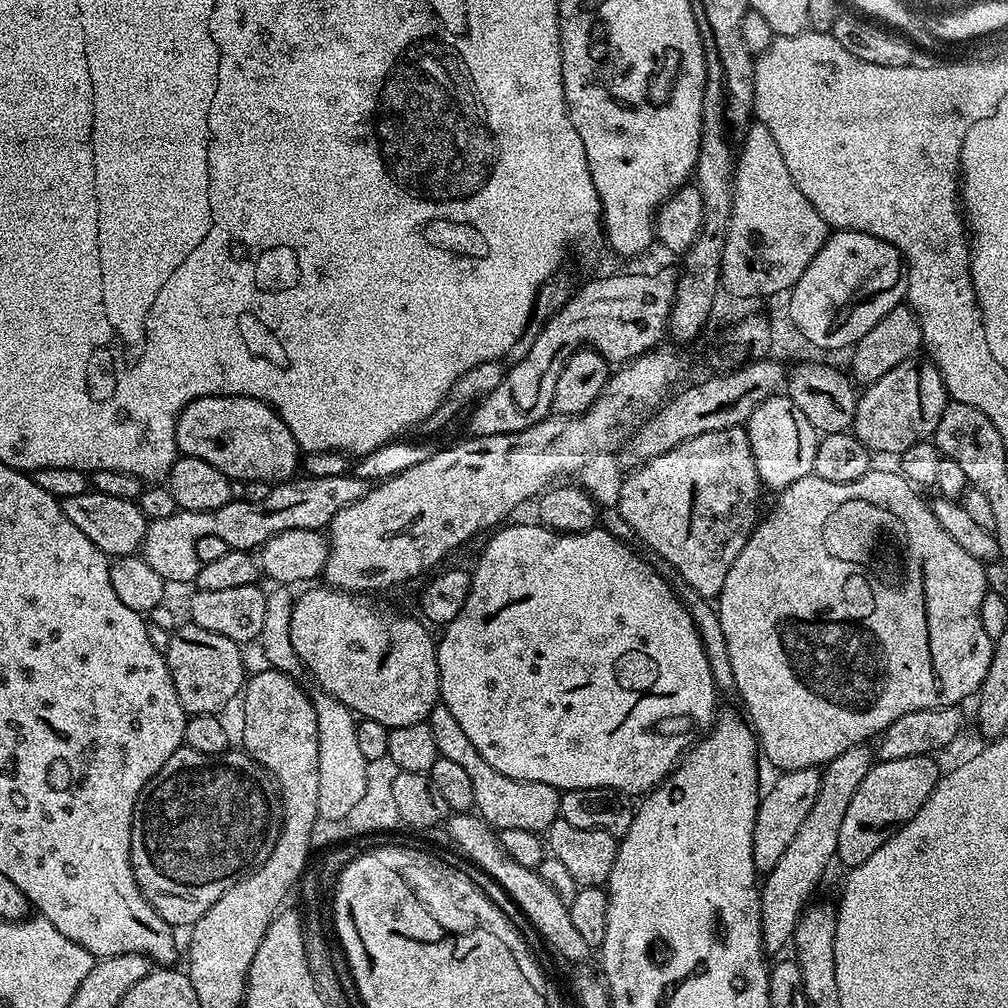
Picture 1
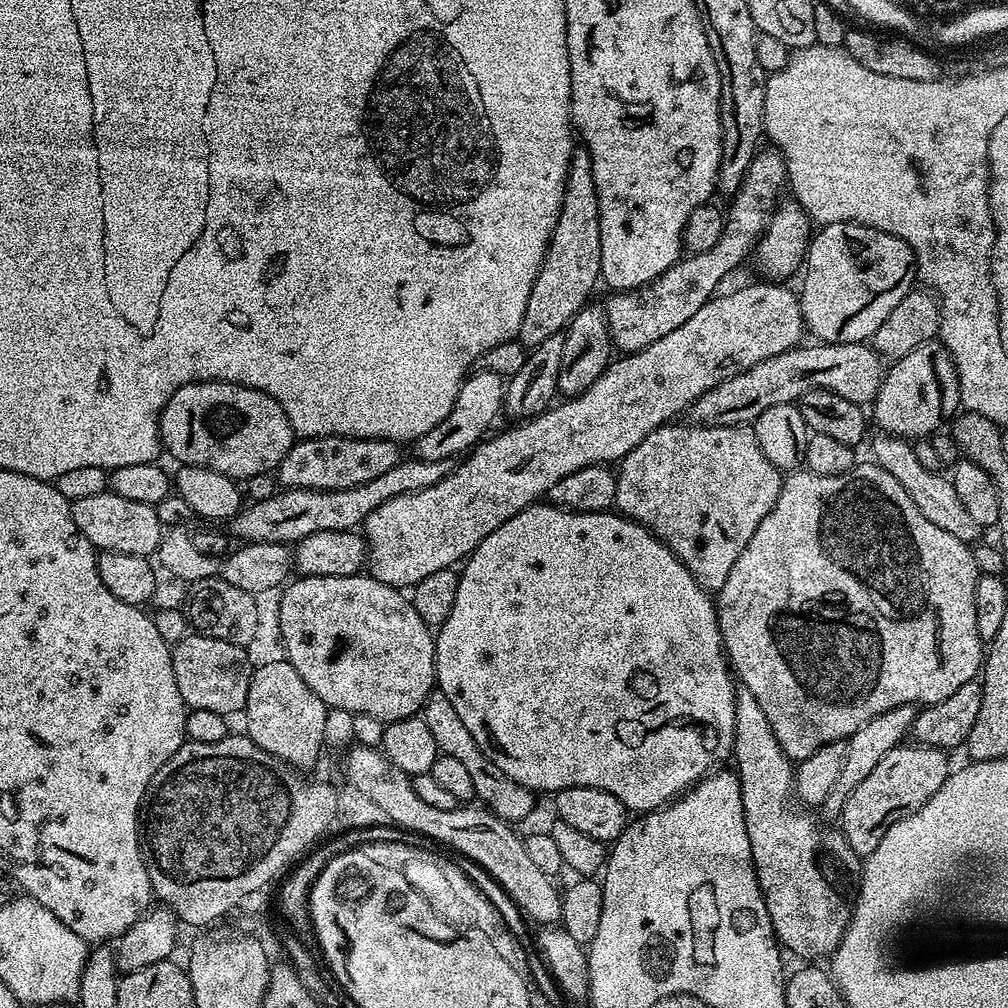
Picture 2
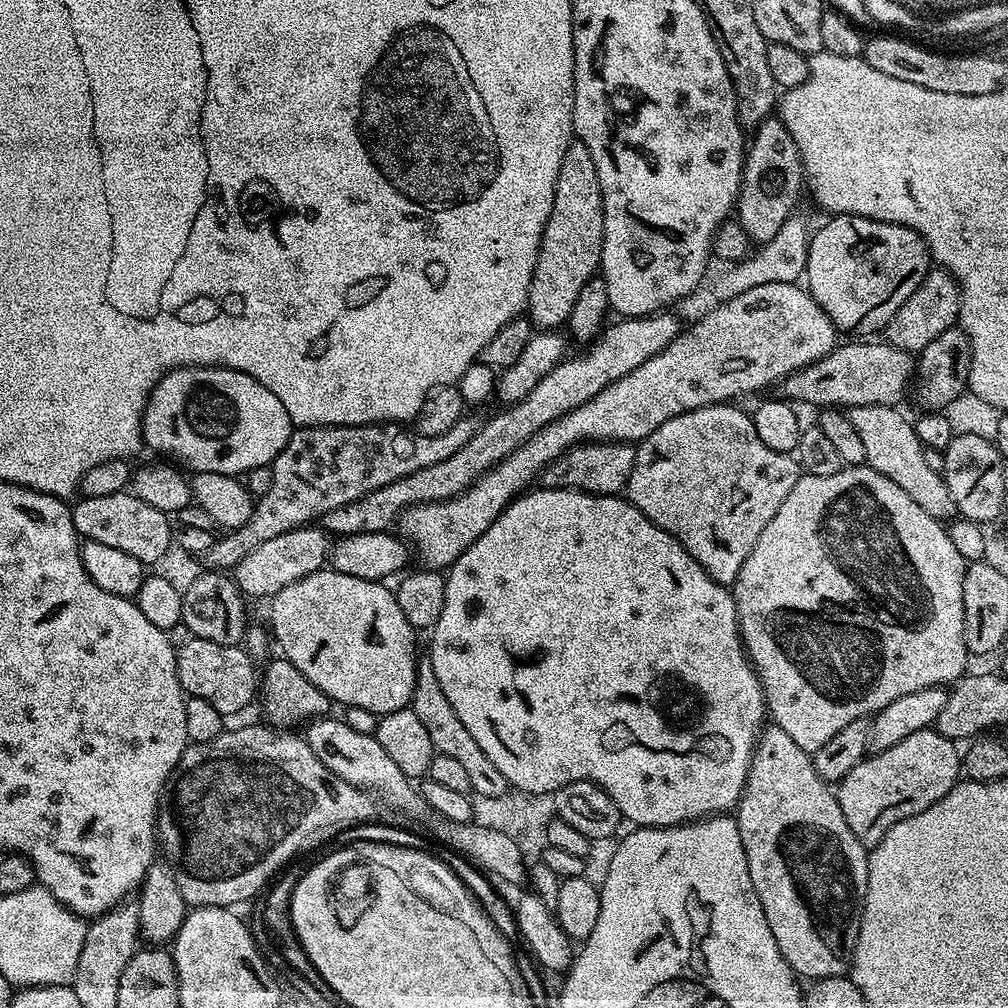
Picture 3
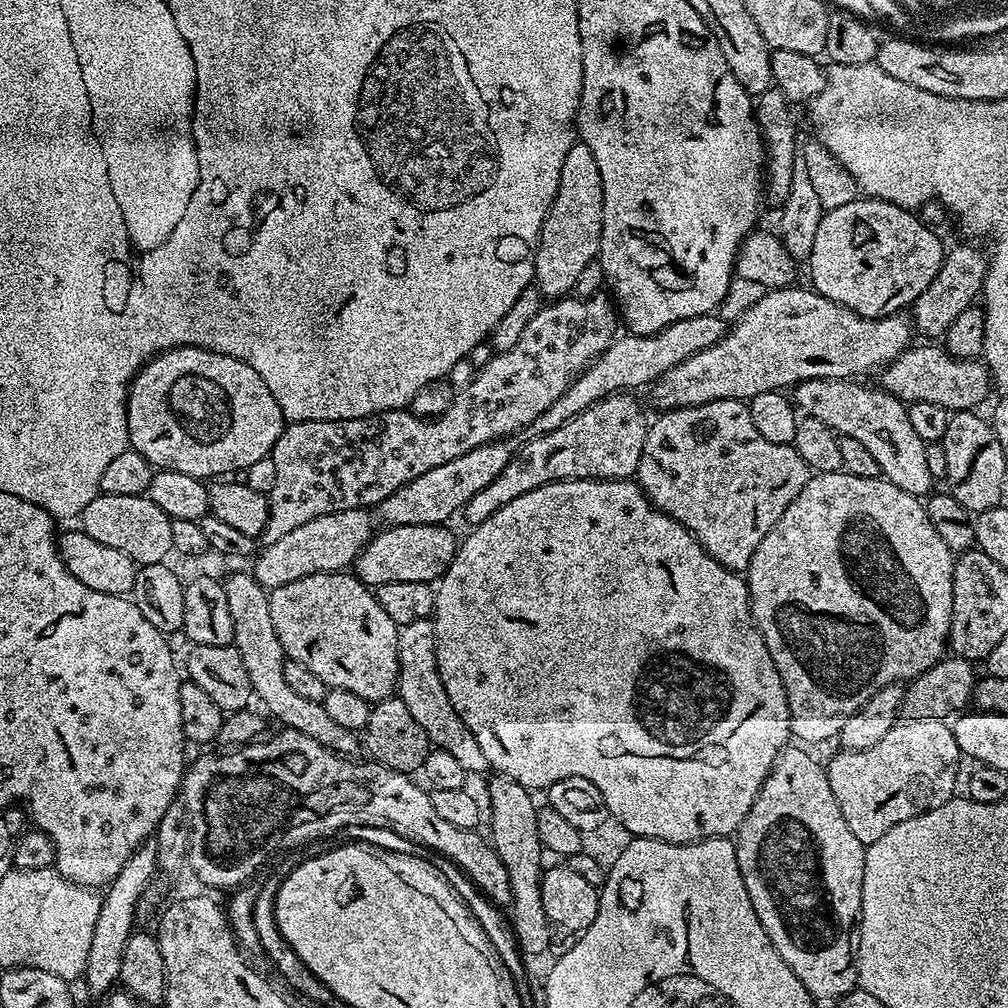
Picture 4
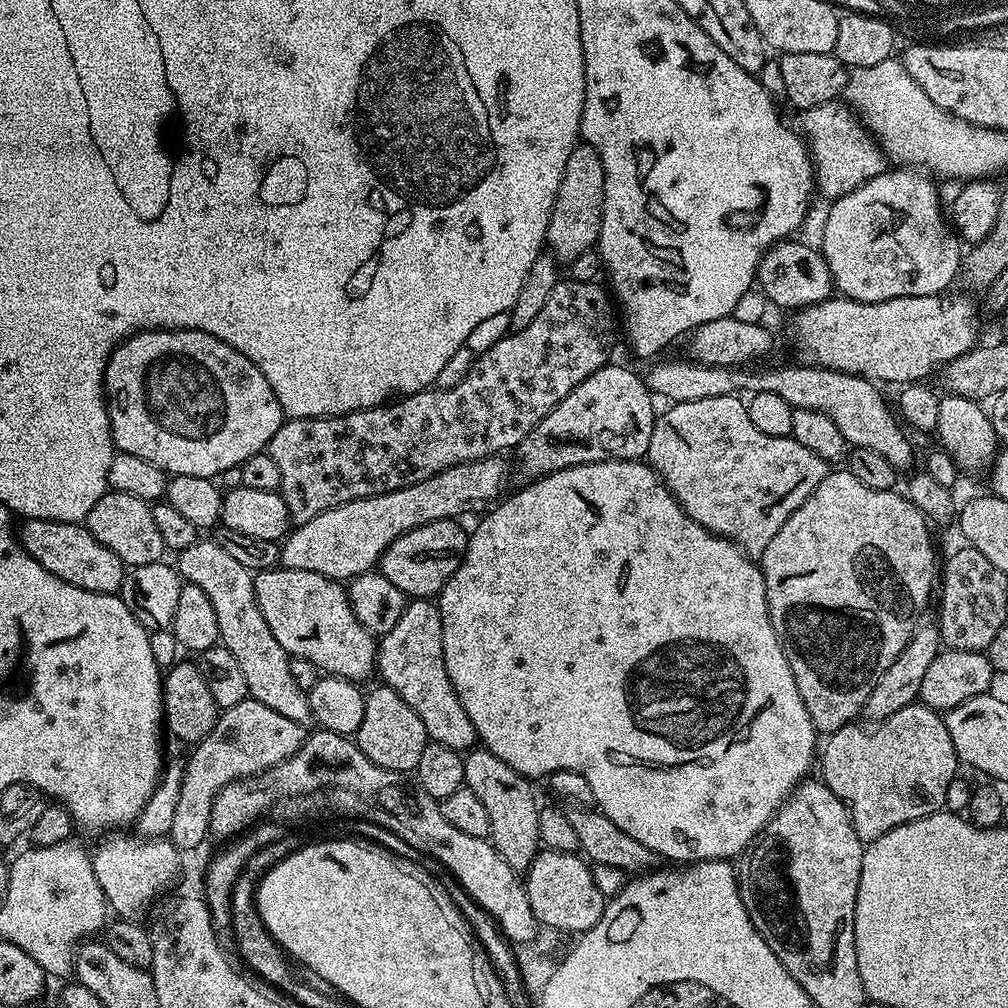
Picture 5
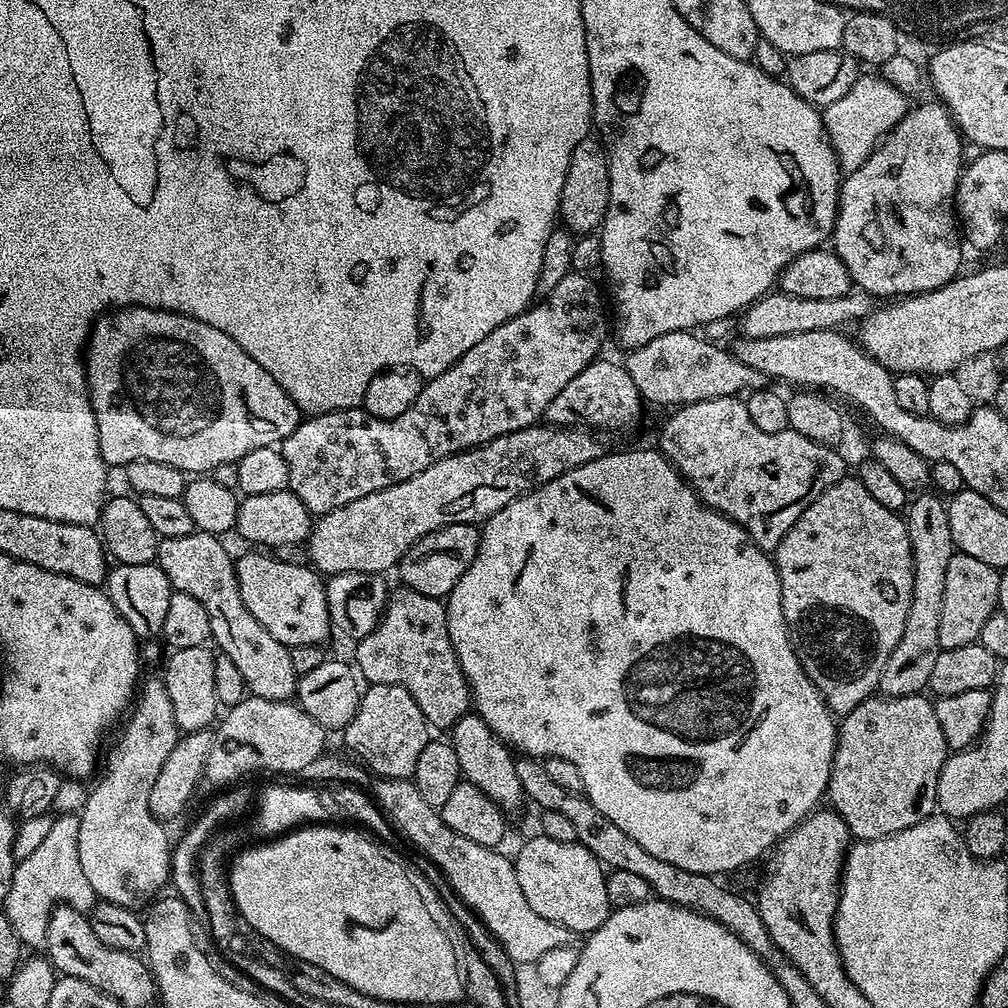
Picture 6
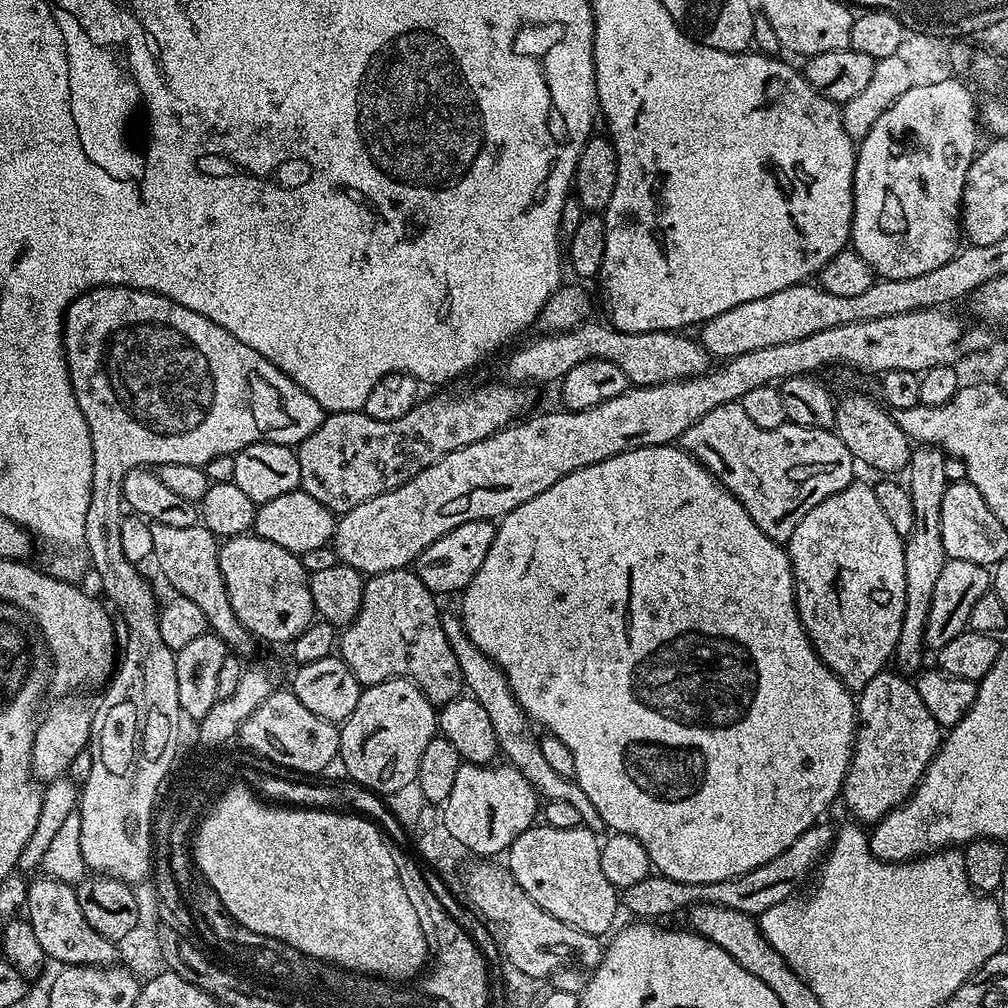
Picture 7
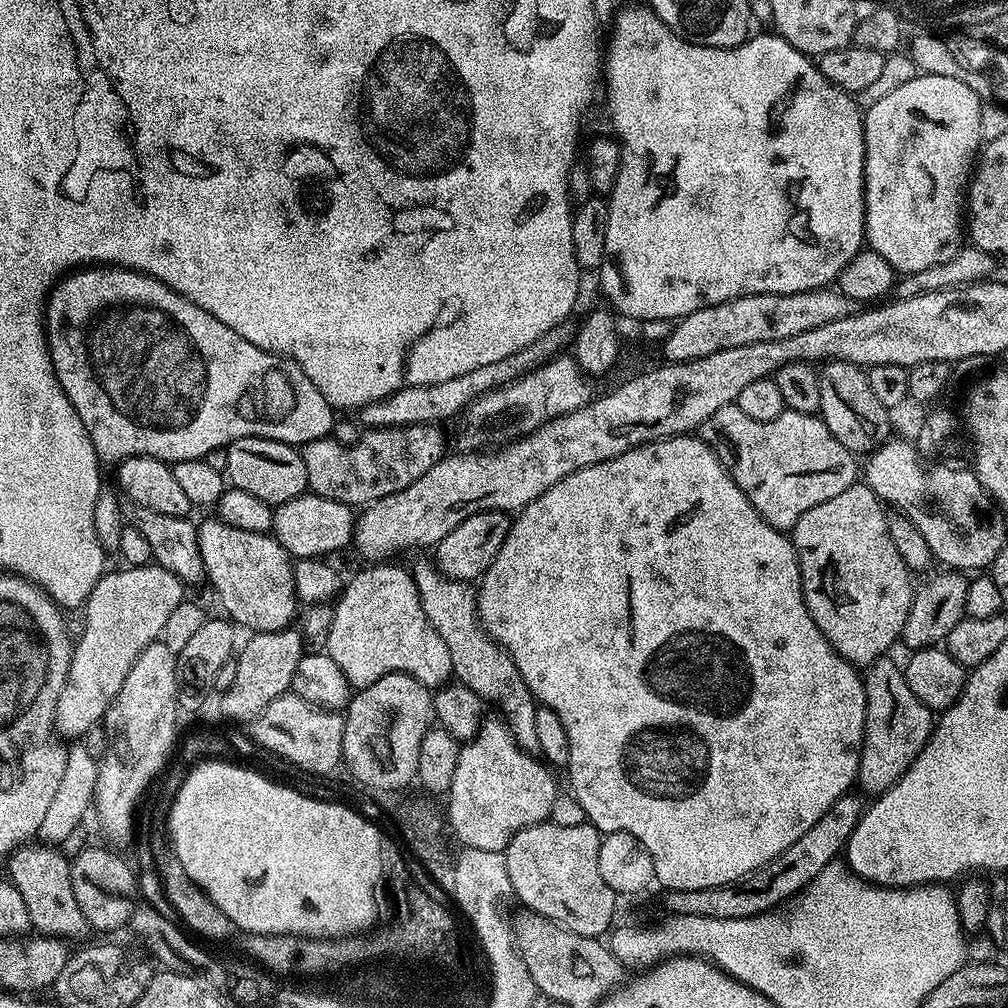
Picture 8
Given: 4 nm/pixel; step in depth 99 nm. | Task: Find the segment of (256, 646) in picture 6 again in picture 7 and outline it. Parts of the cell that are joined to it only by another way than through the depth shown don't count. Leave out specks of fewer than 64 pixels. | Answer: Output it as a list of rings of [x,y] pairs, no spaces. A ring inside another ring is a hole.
[[[200,522],[194,526],[152,524],[152,537],[154,538],[154,546],[152,547],[151,559],[156,560],[161,574],[168,579],[169,586],[173,588],[171,591],[177,596],[190,598],[190,602],[194,602],[197,606],[202,606],[202,614],[206,614],[209,629],[221,636],[229,649],[244,654],[248,648],[250,633],[242,626],[242,622],[238,622],[238,614],[234,614],[234,606],[230,606],[230,594],[226,594],[226,582],[222,578],[222,570],[220,569],[220,550],[217,537],[213,536],[211,530],[205,528]]]

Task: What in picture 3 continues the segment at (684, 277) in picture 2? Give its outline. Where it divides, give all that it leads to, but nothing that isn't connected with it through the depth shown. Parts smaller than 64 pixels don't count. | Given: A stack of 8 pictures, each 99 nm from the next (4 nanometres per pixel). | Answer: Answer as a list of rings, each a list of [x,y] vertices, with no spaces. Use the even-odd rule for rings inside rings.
[[[779,118],[764,120],[751,133],[734,209],[738,223],[744,227],[753,245],[761,246],[770,242],[788,216],[797,211],[796,202],[800,192],[803,193],[805,182],[800,151],[797,150],[794,138],[790,138],[786,126]]]

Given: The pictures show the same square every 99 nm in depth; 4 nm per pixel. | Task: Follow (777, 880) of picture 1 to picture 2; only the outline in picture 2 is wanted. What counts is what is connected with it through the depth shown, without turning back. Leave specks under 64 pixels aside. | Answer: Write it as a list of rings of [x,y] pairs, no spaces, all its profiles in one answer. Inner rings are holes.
[[[914,704],[894,706],[894,710],[886,710],[886,714],[878,714],[878,718],[870,718],[866,726],[858,726],[858,730],[854,730],[854,734],[848,737],[846,754],[842,758],[842,770],[838,773],[838,782],[834,782],[834,790],[826,794],[822,805],[825,821],[835,821],[840,815],[842,806],[846,806],[846,798],[854,794],[854,789],[865,780],[866,774],[870,774],[870,770],[874,770],[874,766],[878,766],[878,762],[882,762],[882,758],[890,754],[890,750],[900,747],[909,739],[917,711],[917,705]]]

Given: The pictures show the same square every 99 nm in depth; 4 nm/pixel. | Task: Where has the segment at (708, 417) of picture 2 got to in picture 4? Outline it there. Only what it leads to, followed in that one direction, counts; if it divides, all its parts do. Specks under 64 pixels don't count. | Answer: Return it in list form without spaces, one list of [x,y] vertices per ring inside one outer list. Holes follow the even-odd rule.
[[[924,342],[921,348],[909,346],[899,358],[879,369],[879,387],[883,388],[885,392],[894,394],[894,398],[904,401],[907,405],[914,402],[935,402],[938,406],[948,409],[949,413],[979,409],[981,407],[979,404],[987,398],[988,391],[993,391],[994,388],[992,376],[988,373],[988,365],[980,358],[963,360],[957,356],[952,356],[943,347],[935,348],[932,344],[935,343]]]

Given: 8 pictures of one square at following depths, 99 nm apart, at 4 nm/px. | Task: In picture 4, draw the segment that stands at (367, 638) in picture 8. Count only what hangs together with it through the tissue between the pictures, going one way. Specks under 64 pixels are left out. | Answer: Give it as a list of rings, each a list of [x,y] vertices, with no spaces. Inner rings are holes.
[[[431,619],[410,622],[400,628],[398,638],[398,666],[400,673],[396,679],[396,692],[402,702],[406,702],[406,710],[426,730],[426,738],[432,748],[446,750],[462,765],[462,770],[469,774],[489,771],[488,763],[478,750],[478,741],[470,734],[466,722],[458,718],[454,706],[450,706],[450,698],[446,698],[446,686],[442,686],[442,678],[438,674],[438,658],[436,657],[436,626]]]

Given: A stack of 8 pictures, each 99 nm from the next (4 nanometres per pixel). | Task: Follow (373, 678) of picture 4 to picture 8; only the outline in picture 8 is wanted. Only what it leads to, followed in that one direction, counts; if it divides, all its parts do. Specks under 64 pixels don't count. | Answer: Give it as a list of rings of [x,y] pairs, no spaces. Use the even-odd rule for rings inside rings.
[[[219,518],[211,519],[199,521],[200,552],[204,556],[207,583],[212,583],[221,606],[228,611],[225,612],[227,619],[241,629],[248,628],[249,633],[277,632],[289,627],[298,616],[293,557],[277,542],[275,535],[254,534],[250,530],[238,530]]]

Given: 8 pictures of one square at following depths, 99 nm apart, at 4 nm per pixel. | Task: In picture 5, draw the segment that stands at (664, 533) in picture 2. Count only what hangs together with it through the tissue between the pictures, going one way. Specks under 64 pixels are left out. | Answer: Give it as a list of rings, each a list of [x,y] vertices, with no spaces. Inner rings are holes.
[[[739,395],[719,396],[718,398],[698,398],[694,402],[673,403],[661,411],[656,418],[654,434],[650,434],[647,463],[662,477],[664,484],[698,522],[715,536],[721,536],[737,544],[747,556],[758,558],[770,546],[774,534],[782,530],[786,518],[814,494],[818,482],[826,478],[830,471],[829,461],[818,458],[818,454],[806,450],[802,442],[791,436],[770,438],[750,422],[748,405]]]

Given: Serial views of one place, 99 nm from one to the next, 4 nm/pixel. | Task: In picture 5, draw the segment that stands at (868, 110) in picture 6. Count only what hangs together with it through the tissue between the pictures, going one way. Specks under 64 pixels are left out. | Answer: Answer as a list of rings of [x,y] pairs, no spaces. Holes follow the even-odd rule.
[[[835,100],[807,109],[803,116],[800,128],[812,155],[814,184],[826,200],[844,197],[885,171],[886,158],[875,137],[849,105]]]

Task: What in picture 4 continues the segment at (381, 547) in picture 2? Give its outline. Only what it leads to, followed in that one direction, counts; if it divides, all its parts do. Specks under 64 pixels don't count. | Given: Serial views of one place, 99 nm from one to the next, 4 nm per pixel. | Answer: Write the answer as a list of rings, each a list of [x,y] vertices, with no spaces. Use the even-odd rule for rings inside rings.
[[[789,286],[765,291],[758,302],[750,306],[725,331],[717,344],[678,362],[666,370],[651,385],[652,400],[657,409],[671,410],[702,406],[715,400],[755,400],[776,394],[779,388],[791,389],[810,378],[830,378],[847,380],[863,377],[863,372],[875,373],[896,360],[913,343],[914,328],[909,317],[904,314],[866,318],[838,302],[830,302],[811,287]]]

